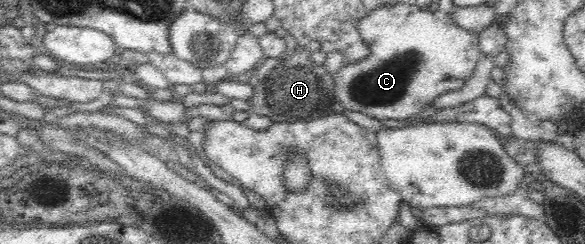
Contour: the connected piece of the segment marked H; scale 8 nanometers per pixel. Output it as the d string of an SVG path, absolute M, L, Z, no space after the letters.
M293 44L294 50L287 59L279 59L280 64L270 72L268 78L254 84L254 94L250 96L250 115L268 116L275 123L307 121L327 114L344 114L345 108L338 103L331 87L332 76L316 68L311 54L302 45Z

